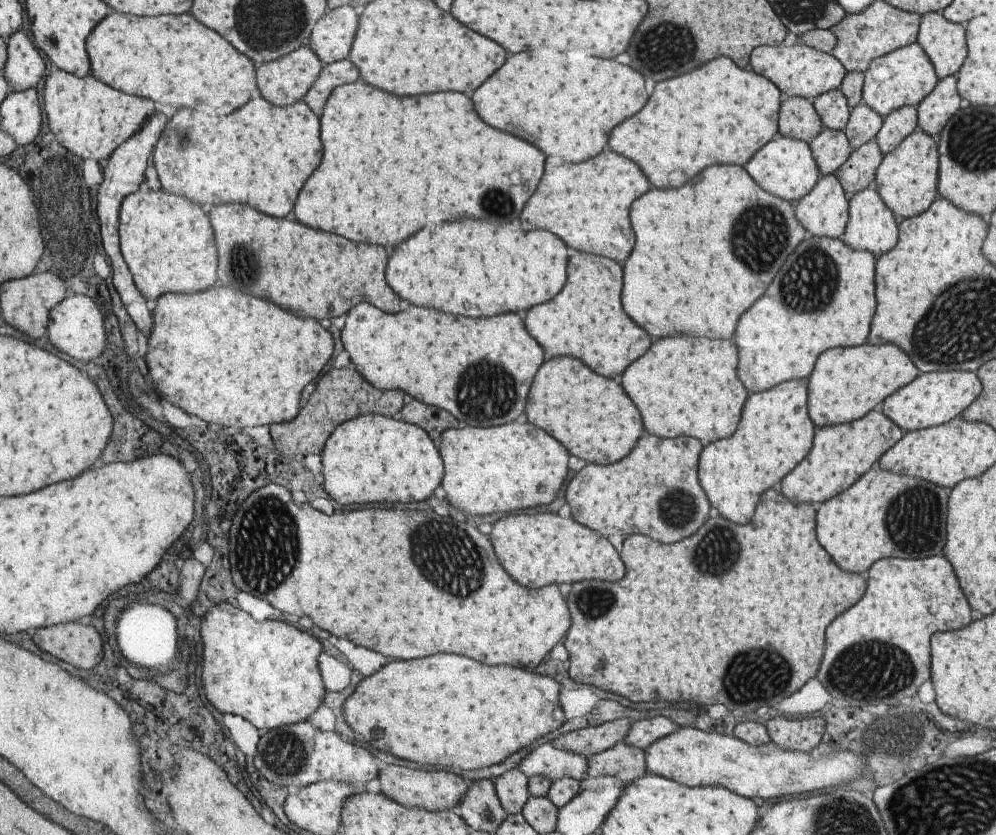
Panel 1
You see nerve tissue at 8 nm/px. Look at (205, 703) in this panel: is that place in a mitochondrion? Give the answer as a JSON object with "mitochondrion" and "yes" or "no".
{"mitochondrion":"no"}

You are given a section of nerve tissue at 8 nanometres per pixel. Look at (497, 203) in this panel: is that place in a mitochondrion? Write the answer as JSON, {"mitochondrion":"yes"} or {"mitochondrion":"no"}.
{"mitochondrion":"yes"}

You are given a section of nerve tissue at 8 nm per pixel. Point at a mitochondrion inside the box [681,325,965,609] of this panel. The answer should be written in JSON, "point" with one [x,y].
{"point":[914,519]}

